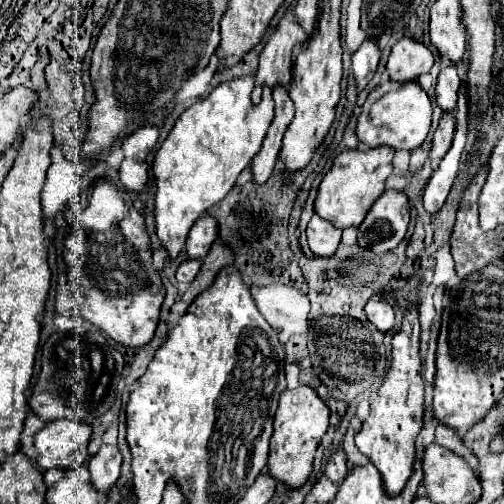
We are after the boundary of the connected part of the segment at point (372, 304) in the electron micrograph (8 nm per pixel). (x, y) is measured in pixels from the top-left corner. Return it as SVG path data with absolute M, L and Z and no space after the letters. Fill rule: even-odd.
M370 300L364 306L366 320L374 324L380 332L390 332L394 328L394 310L384 300Z

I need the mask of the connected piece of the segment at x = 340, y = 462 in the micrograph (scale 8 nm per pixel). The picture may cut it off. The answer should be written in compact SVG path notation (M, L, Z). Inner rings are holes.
M336 448L332 452L332 456L328 456L326 460L326 476L332 478L332 482L340 484L344 480L344 476L348 474L348 462L346 462L346 454L342 448Z

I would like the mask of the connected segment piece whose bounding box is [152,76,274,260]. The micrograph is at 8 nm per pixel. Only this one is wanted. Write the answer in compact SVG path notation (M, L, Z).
M252 76L216 86L208 98L182 112L154 156L156 234L170 260L174 260L184 248L192 224L232 190L238 174L260 152L266 130L274 118L274 100L272 90L264 88L262 102L254 106L250 100L252 88Z

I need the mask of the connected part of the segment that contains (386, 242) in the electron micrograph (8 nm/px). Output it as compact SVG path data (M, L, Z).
M386 190L370 208L364 222L358 226L360 248L368 248L374 254L394 250L406 234L410 220L408 196L396 190Z

